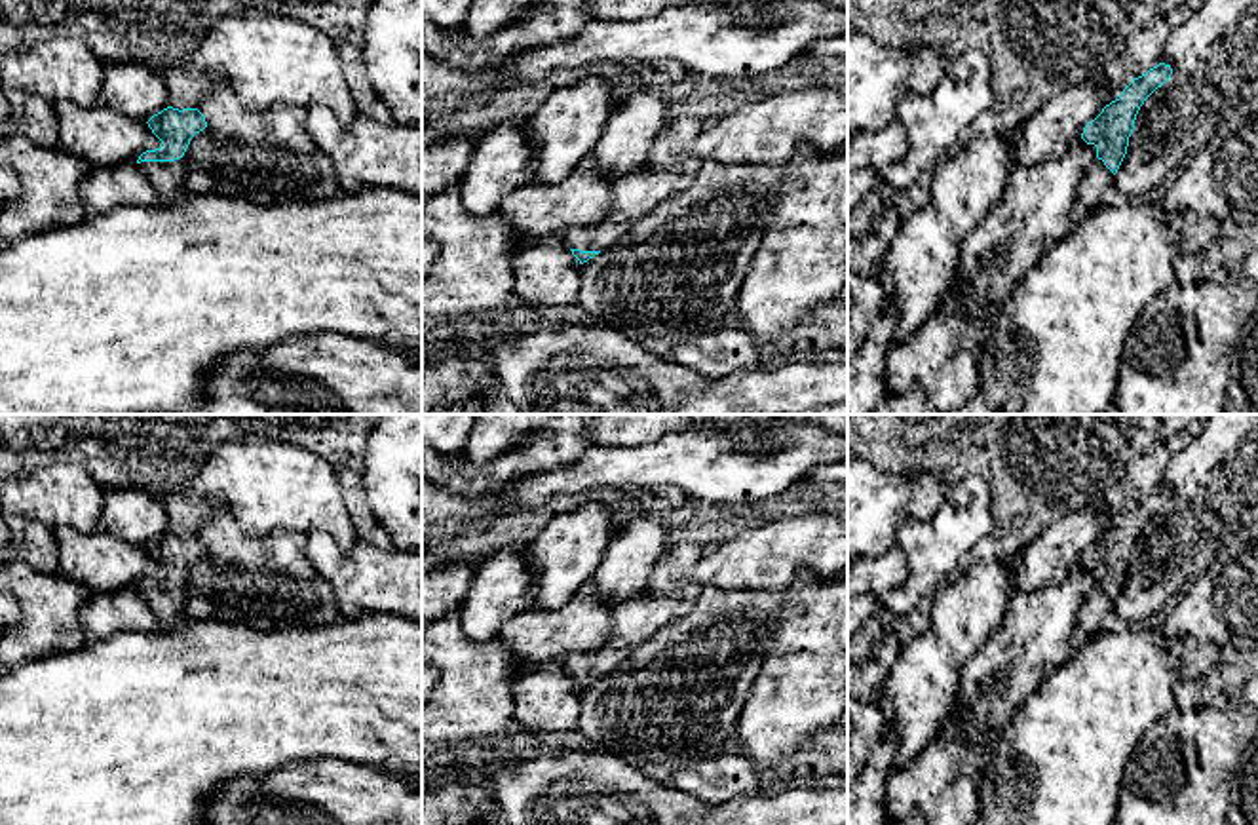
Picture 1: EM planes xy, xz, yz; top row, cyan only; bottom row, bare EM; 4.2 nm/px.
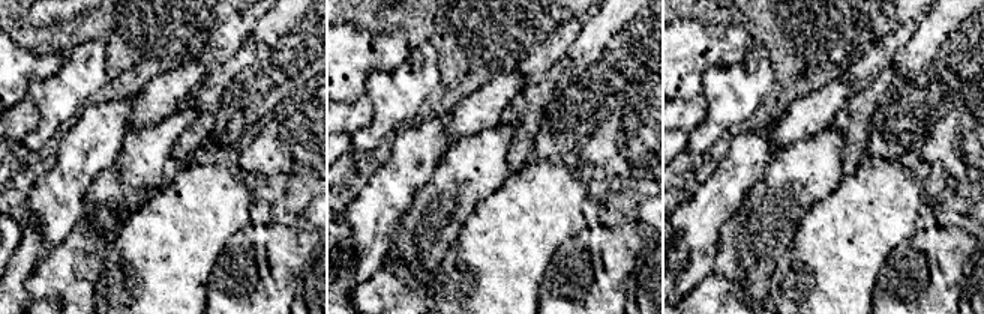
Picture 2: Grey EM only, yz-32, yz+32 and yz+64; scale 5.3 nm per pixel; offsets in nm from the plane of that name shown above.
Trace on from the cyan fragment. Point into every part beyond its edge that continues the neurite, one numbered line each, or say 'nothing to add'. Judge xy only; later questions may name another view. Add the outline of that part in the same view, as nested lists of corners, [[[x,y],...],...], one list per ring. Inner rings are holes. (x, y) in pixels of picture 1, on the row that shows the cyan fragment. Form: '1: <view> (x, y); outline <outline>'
1: xy (168, 177); outline [[[184,156],[175,162],[141,162],[141,171],[152,182],[158,194],[171,196],[175,200],[186,196],[186,165]]]

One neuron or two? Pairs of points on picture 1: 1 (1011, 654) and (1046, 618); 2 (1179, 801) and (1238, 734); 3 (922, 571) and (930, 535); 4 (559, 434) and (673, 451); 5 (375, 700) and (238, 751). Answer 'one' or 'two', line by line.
1: one
2: one
3: one
4: two
5: one

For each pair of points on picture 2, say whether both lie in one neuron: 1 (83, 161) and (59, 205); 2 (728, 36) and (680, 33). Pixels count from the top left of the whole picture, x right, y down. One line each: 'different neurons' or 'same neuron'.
1: same neuron
2: same neuron

